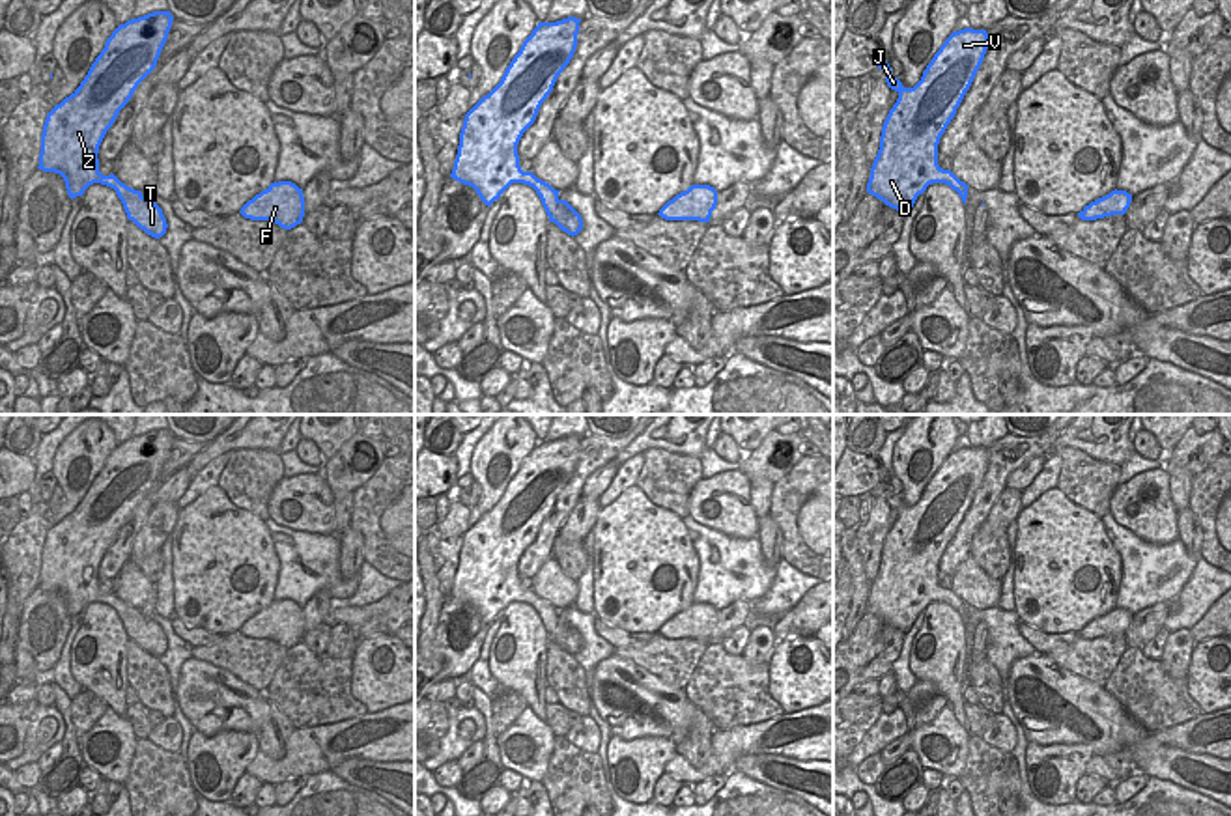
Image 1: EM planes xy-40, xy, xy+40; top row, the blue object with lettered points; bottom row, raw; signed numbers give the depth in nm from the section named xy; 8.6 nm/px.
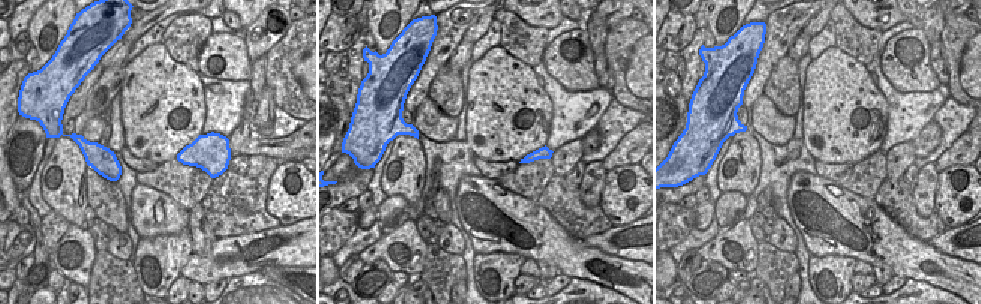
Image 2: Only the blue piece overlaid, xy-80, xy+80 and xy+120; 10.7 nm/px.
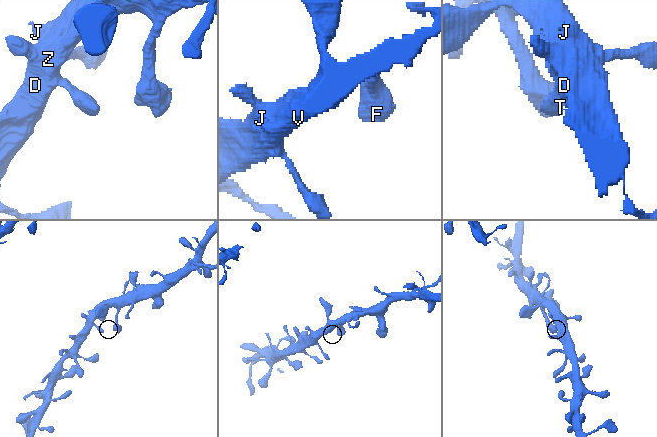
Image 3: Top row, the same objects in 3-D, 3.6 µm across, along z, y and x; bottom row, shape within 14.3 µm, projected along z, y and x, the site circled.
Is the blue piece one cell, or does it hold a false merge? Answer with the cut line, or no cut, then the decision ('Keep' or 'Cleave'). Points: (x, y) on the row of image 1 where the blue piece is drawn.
No split. Keep

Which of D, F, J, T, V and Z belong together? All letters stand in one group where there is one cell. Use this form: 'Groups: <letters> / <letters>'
Groups: D F J T V Z

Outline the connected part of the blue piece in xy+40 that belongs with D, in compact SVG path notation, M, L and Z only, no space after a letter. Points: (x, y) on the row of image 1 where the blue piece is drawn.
M986 30L953 32L913 88L904 88L887 62L878 65L898 99L882 127L880 149L867 183L869 194L906 215L928 185L945 183L966 205L969 185L938 164L938 144L969 90L986 49Z

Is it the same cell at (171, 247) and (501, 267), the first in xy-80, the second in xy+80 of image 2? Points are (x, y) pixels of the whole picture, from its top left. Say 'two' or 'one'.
one

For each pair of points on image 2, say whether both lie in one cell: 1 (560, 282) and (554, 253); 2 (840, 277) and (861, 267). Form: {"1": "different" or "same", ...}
{"1": "different", "2": "different"}

